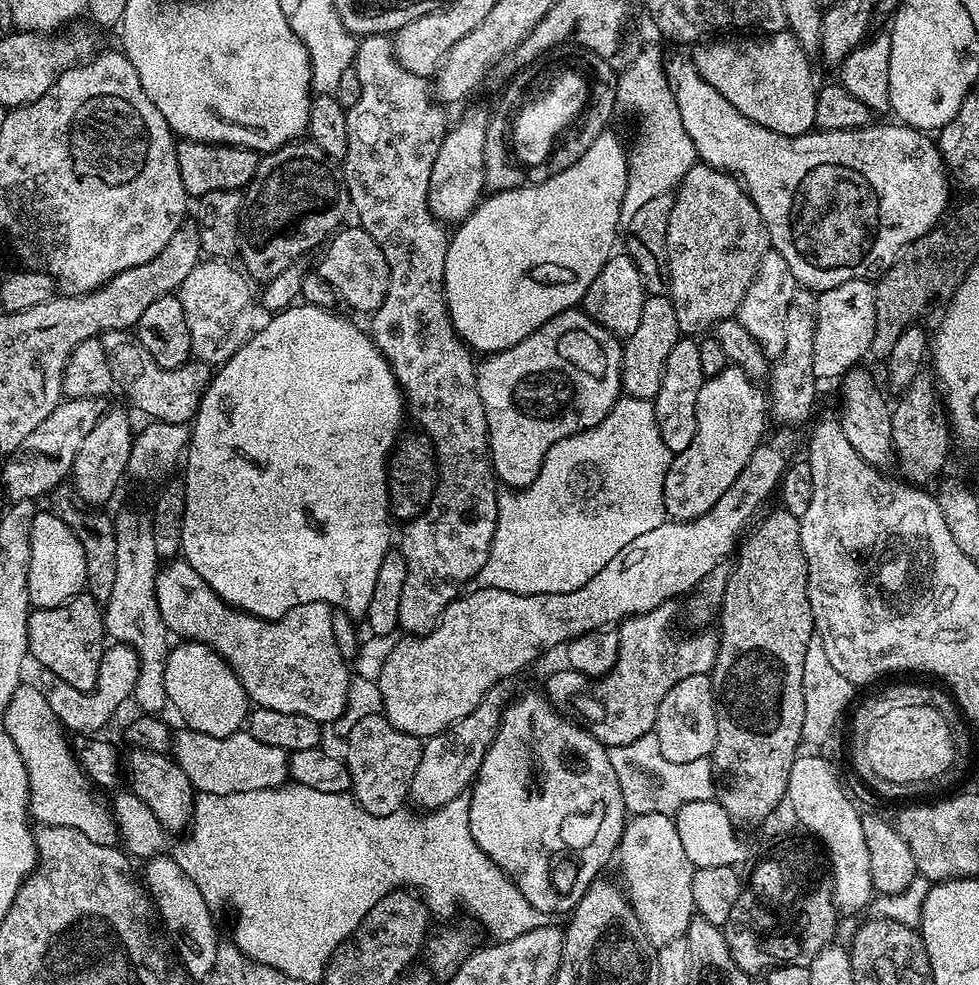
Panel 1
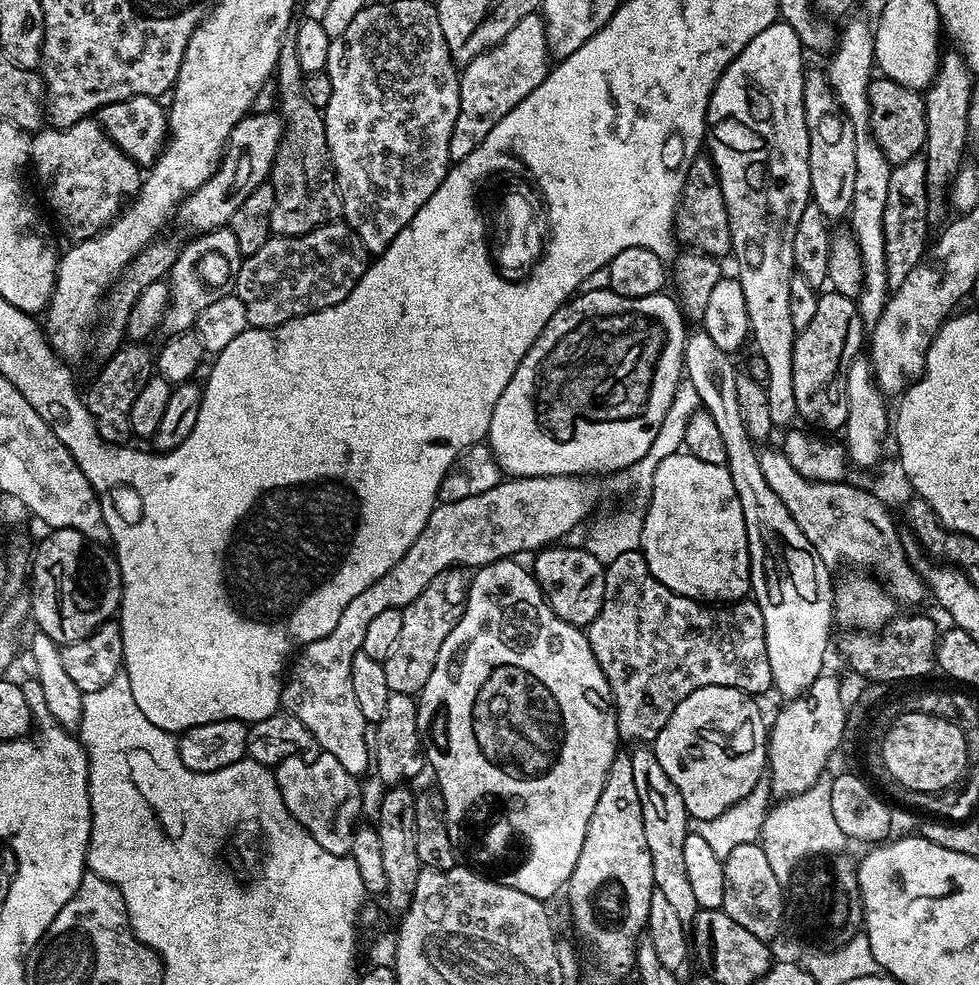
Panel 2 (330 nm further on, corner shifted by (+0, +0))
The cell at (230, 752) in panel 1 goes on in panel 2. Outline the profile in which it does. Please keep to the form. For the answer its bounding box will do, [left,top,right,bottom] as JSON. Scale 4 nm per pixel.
[274,751,364,857]

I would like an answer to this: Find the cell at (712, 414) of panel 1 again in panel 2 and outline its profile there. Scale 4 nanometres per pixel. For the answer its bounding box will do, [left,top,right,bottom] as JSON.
[639,450,752,602]

